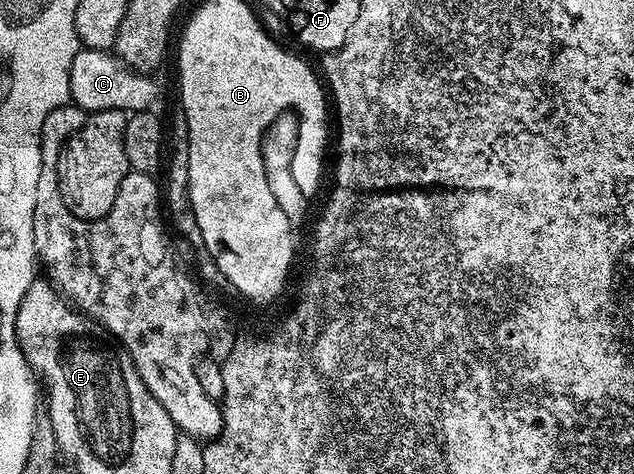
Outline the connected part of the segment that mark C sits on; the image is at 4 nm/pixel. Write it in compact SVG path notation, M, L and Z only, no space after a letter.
M85 49L73 59L70 68L69 91L71 101L89 115L97 111L121 109L124 111L147 111L155 101L155 80L148 74L139 74L108 50Z

